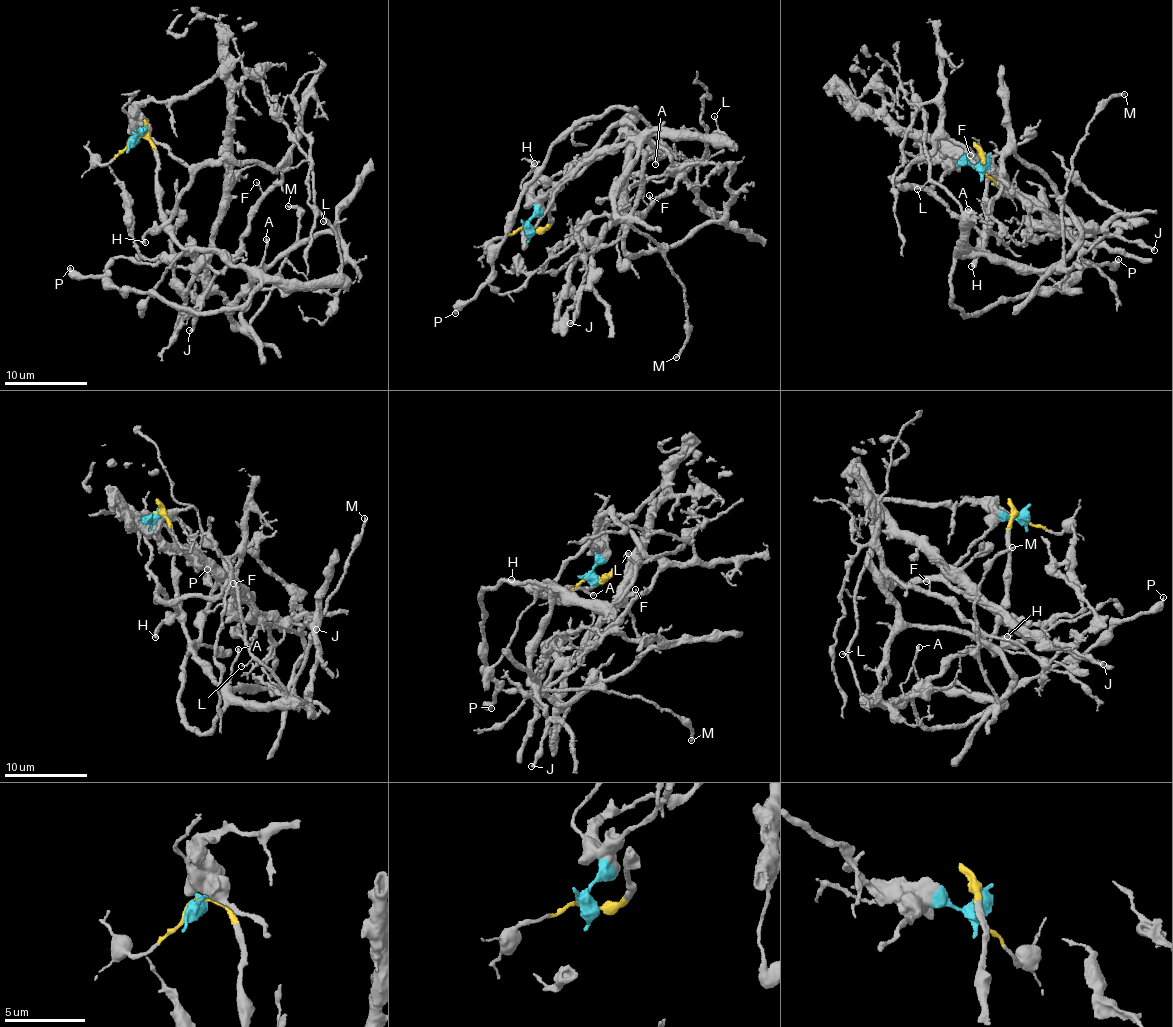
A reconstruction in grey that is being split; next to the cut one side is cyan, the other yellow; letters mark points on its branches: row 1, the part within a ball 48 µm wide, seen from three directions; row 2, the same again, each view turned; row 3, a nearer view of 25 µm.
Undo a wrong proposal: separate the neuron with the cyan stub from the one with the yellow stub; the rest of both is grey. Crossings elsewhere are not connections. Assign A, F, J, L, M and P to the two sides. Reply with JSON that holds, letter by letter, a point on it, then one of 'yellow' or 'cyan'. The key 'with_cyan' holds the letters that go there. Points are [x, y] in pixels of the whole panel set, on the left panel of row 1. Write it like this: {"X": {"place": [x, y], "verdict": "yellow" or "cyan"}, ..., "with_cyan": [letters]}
{"A": {"place": [266, 239], "verdict": "yellow"}, "F": {"place": [256, 182], "verdict": "cyan"}, "J": {"place": [189, 330], "verdict": "cyan"}, "L": {"place": [323, 221], "verdict": "yellow"}, "M": {"place": [288, 206], "verdict": "yellow"}, "P": {"place": [70, 268], "verdict": "yellow"}, "with_cyan": ["F", "J"]}

